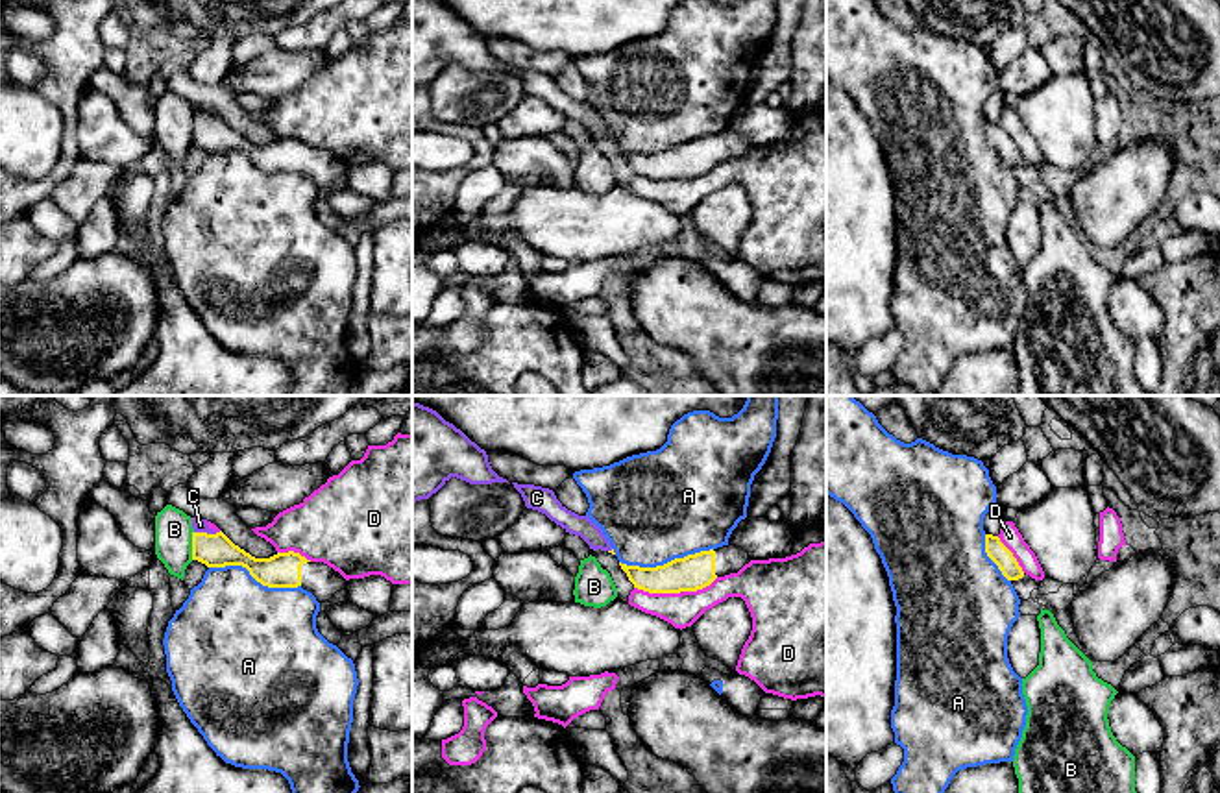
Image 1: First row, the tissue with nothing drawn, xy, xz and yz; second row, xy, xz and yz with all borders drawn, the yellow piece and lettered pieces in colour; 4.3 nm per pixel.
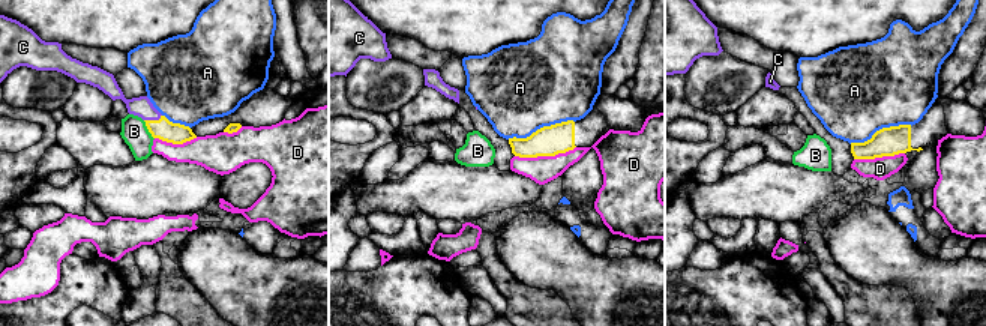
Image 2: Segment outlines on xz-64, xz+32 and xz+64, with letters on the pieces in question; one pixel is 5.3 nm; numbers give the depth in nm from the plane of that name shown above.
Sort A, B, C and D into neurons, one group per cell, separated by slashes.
A / B / C / D

